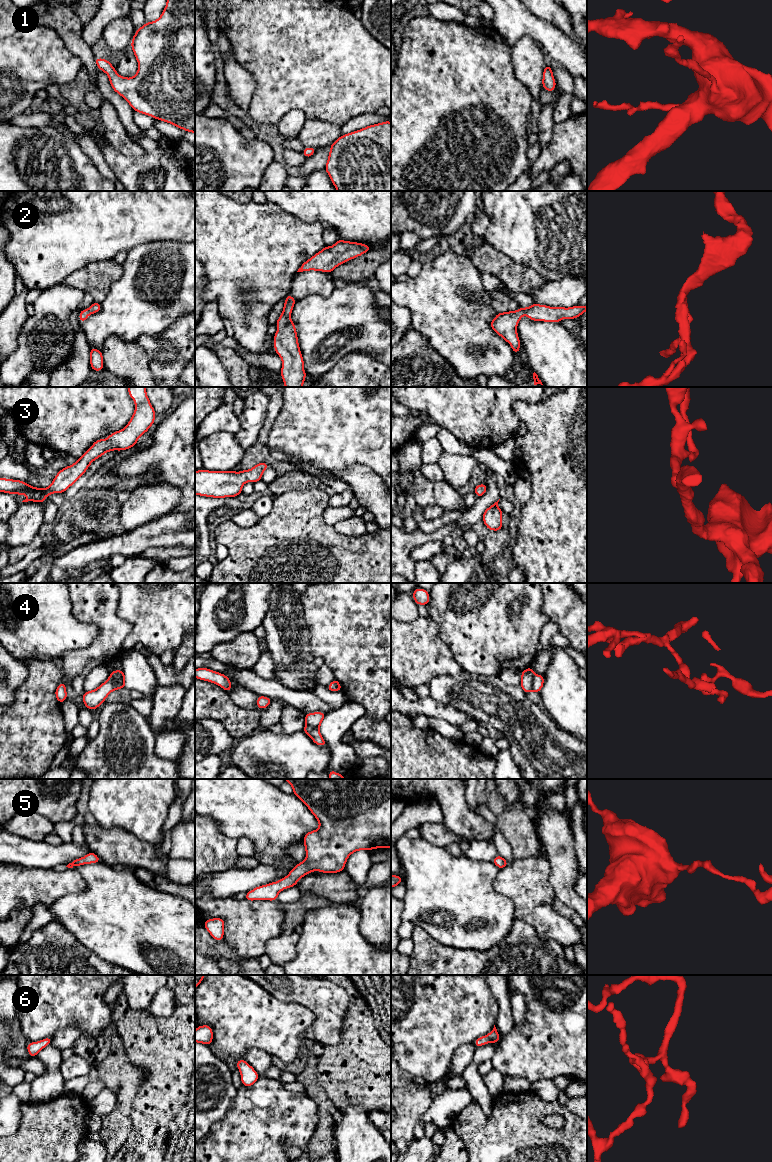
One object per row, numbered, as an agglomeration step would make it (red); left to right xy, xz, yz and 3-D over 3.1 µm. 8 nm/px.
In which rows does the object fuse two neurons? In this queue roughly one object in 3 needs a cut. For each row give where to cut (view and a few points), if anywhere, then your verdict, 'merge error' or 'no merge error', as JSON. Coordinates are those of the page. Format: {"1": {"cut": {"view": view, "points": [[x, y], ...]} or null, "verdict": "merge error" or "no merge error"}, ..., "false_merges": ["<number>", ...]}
{"1": {"cut": null, "verdict": "no merge error"}, "2": {"cut": null, "verdict": "no merge error"}, "3": {"cut": null, "verdict": "no merge error"}, "4": {"cut": {"view": "yz", "points": [[535, 674], [530, 690]]}, "verdict": "merge error"}, "5": {"cut": null, "verdict": "no merge error"}, "6": {"cut": null, "verdict": "no merge error"}, "false_merges": ["4"]}

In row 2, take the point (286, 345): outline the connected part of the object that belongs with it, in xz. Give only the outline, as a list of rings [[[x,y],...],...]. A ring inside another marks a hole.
[[[286,296],[281,316],[276,321],[278,327],[274,335],[274,350],[282,359],[281,377],[285,387],[303,387],[306,378],[304,360],[300,351],[296,326],[291,313],[296,299]]]

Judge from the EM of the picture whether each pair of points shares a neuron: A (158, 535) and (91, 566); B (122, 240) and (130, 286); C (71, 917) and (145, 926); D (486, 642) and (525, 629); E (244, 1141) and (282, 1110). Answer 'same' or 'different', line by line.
A: same
B: different
C: same
D: same
E: same

